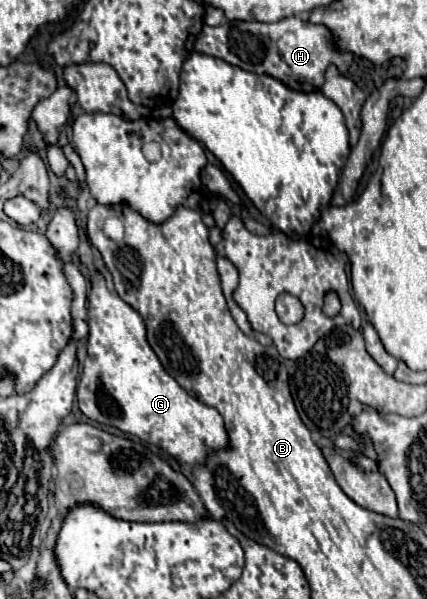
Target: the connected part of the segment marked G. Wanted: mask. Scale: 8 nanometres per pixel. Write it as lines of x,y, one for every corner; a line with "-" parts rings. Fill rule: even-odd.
99,270
91,272
87,360
77,384
77,404
87,418
157,444
191,468
203,464
209,450
227,446
221,414
187,394
187,390
163,370
147,342
143,318
117,294
107,290

